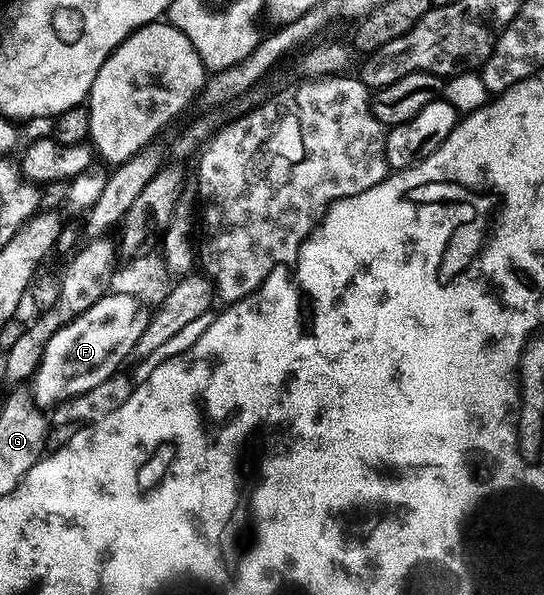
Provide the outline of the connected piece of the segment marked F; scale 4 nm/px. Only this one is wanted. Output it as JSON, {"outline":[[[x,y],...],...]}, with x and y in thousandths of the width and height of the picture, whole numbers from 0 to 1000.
{"outline":[[[199,491],[189,501],[90,571],[61,630],[61,661],[74,684],[99,686],[108,676],[178,652],[186,639],[221,627],[226,607],[248,593],[252,571],[270,550],[272,516],[257,499]]]}

